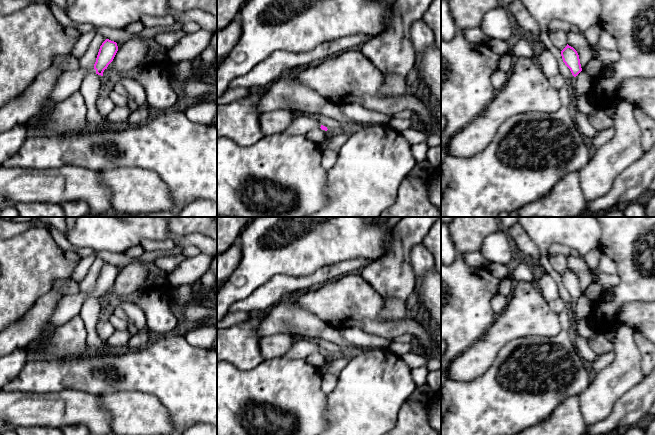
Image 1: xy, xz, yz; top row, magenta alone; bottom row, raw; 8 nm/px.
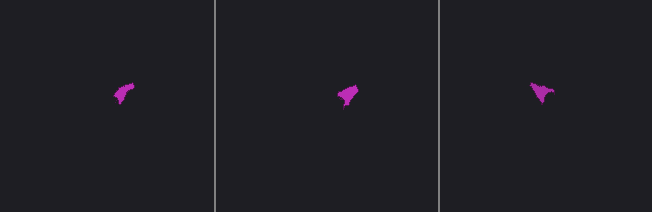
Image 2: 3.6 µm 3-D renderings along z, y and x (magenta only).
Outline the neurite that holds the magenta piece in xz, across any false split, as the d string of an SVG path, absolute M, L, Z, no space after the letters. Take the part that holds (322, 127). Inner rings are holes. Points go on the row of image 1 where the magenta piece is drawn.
M300 114L283 133L286 135L305 135L309 131L317 128L321 128L325 131L328 130L314 115Z

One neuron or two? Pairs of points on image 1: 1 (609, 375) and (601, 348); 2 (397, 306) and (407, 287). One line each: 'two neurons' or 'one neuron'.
1: two neurons
2: two neurons

